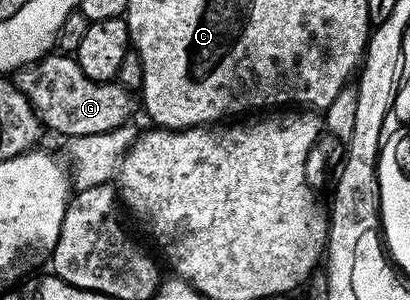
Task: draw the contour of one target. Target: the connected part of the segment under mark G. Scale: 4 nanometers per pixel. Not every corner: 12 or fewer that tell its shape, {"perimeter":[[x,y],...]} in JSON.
{"perimeter":[[70,54],[16,73],[43,129],[62,138],[126,124],[136,100]]}

